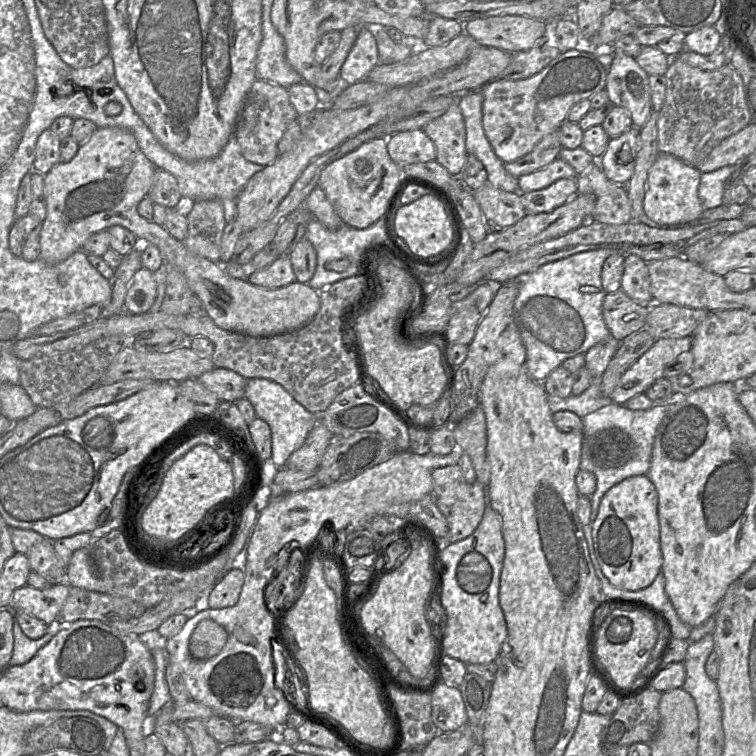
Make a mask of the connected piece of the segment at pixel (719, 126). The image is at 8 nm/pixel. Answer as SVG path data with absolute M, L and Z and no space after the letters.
M676 56L671 57L664 76L665 101L657 123L660 153L673 155L697 168L721 141L750 123L742 79L730 65L714 71L703 71Z

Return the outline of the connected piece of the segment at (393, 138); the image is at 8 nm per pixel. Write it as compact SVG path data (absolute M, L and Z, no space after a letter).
M423 129L399 131L387 138L387 150L398 165L435 160L436 149Z

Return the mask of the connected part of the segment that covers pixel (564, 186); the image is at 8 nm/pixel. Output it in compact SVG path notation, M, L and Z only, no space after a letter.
M562 178L544 189L521 193L521 201L526 214L539 214L553 211L576 193L576 178Z

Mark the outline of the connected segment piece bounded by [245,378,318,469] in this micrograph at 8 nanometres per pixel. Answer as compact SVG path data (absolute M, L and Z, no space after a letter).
M246 378L245 397L253 404L257 417L266 421L271 429L272 456L277 468L285 467L290 455L305 442L318 422L318 416L308 411L279 383L266 378Z

